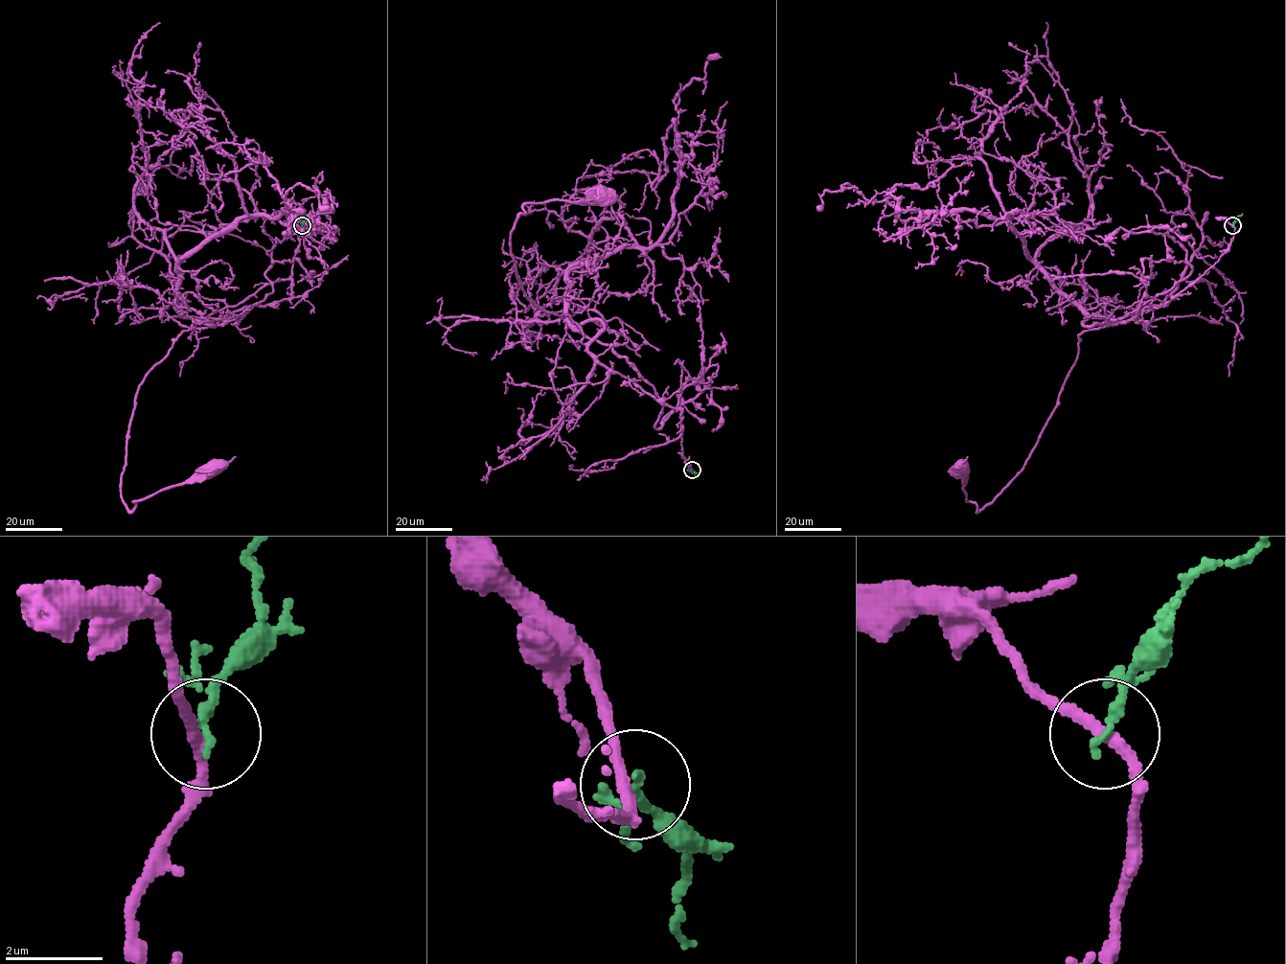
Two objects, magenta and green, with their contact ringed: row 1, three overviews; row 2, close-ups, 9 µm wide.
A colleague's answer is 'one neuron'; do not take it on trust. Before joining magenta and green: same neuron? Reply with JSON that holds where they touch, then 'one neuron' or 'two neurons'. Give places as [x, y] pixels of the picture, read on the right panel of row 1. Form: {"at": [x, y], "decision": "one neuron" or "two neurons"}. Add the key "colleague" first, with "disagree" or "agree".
{"colleague": "disagree", "at": [1232, 225], "decision": "two neurons"}

